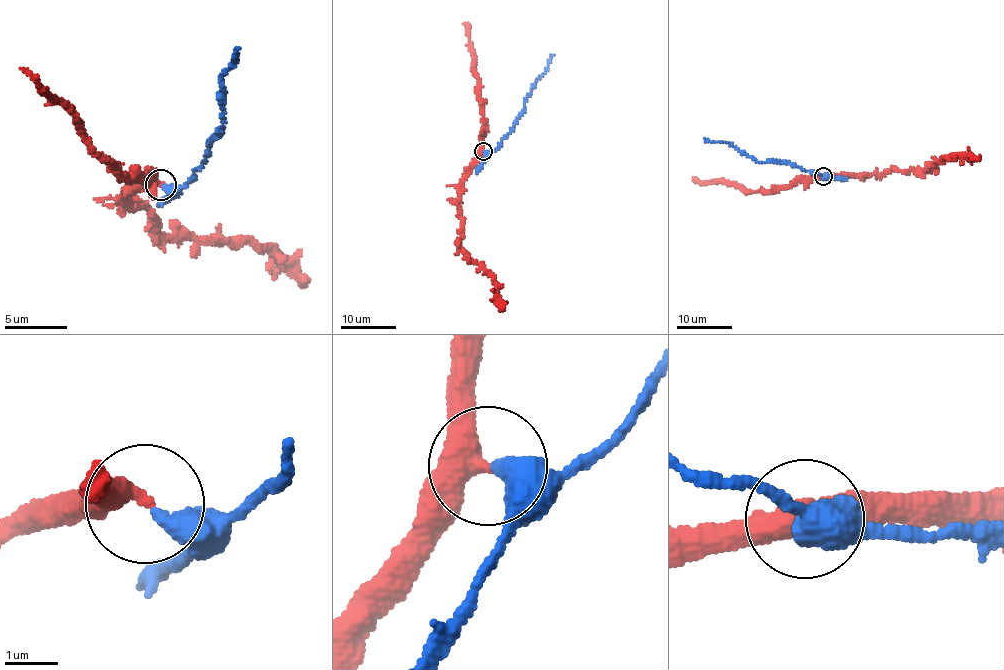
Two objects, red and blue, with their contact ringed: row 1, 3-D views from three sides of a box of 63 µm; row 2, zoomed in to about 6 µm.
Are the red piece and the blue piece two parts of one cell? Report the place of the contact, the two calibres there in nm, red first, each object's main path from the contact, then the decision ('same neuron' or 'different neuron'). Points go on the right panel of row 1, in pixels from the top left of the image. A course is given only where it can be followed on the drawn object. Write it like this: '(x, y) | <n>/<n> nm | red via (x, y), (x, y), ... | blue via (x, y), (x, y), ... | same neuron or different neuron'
(823, 176) | 360/400 nm | red via (823, 177), (899, 170), (925, 171), (945, 158), (970, 155), (980, 161) | blue via (823, 177), (787, 162), (758, 161), (732, 145), (704, 139) | different neuron

